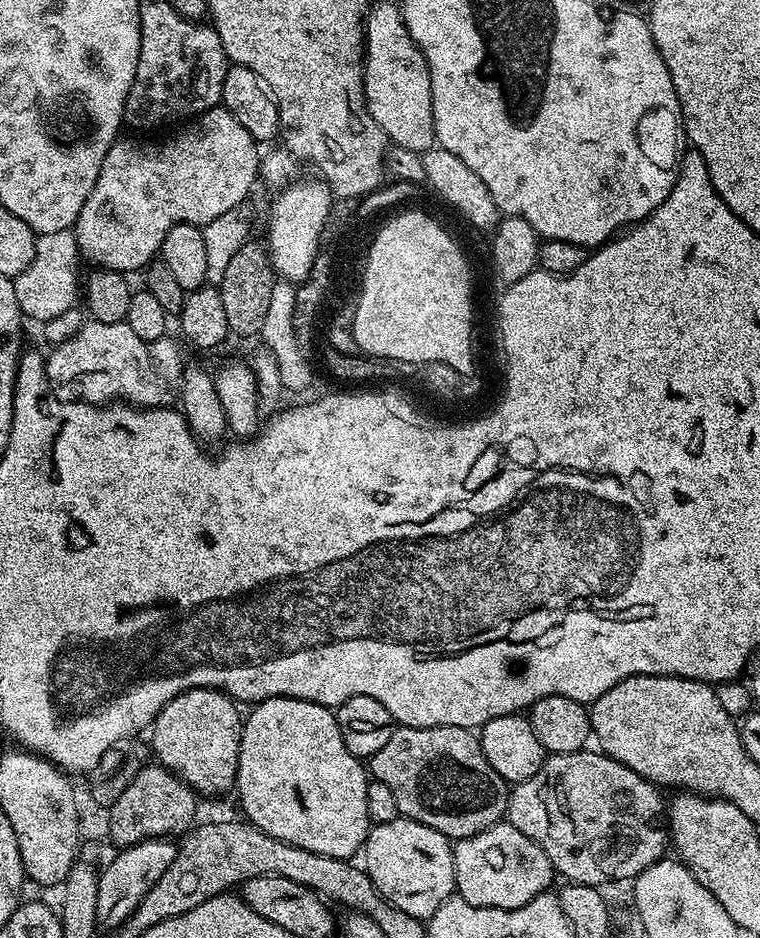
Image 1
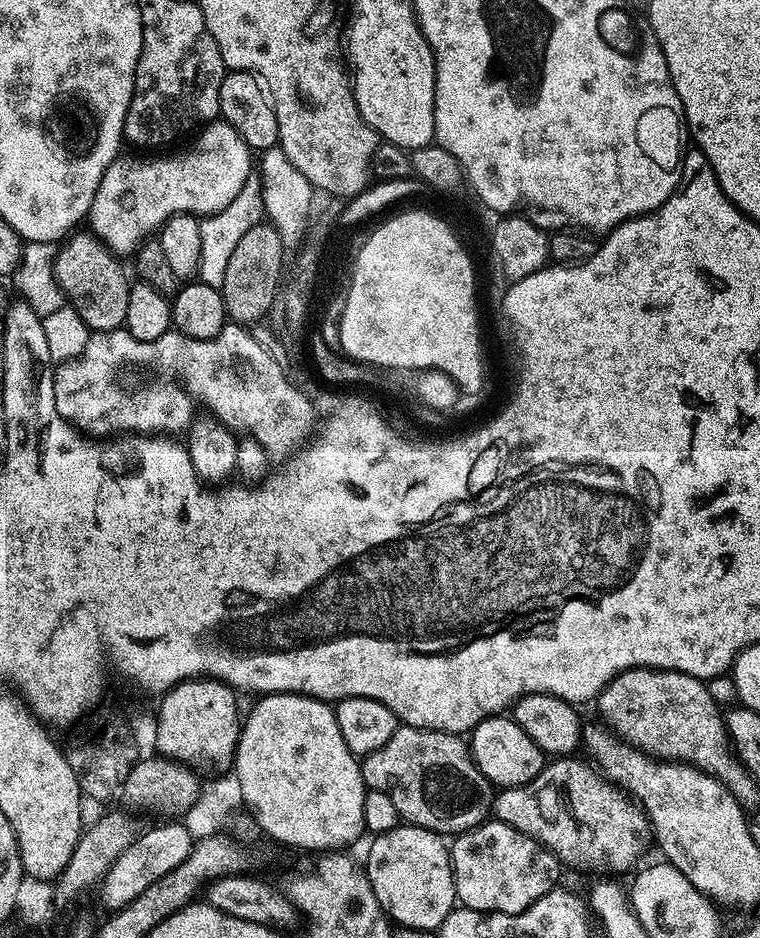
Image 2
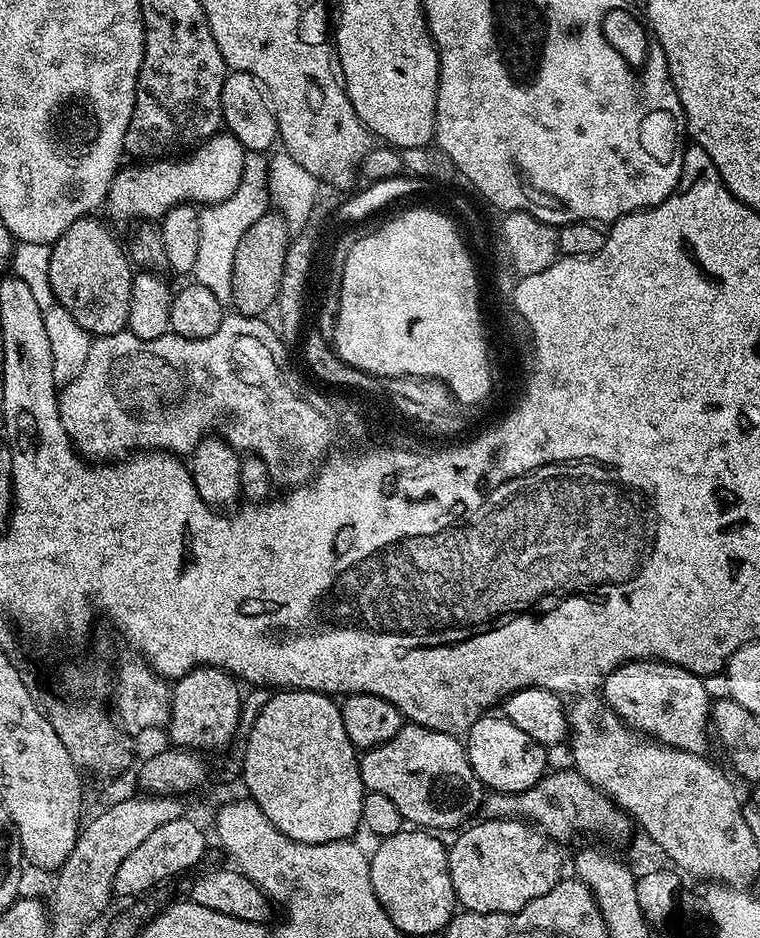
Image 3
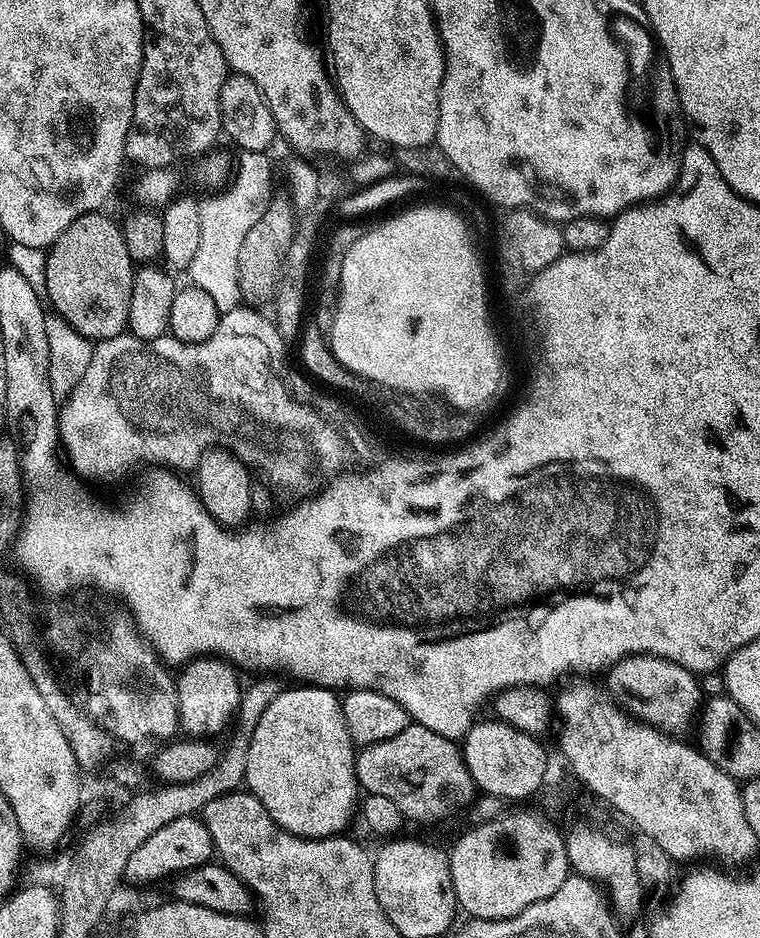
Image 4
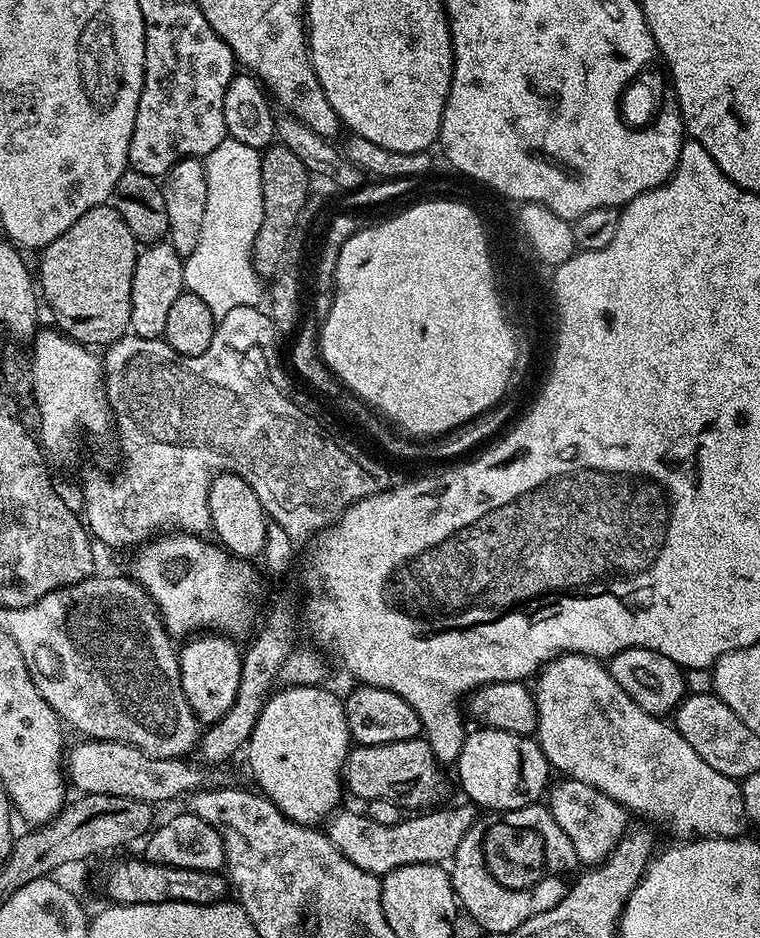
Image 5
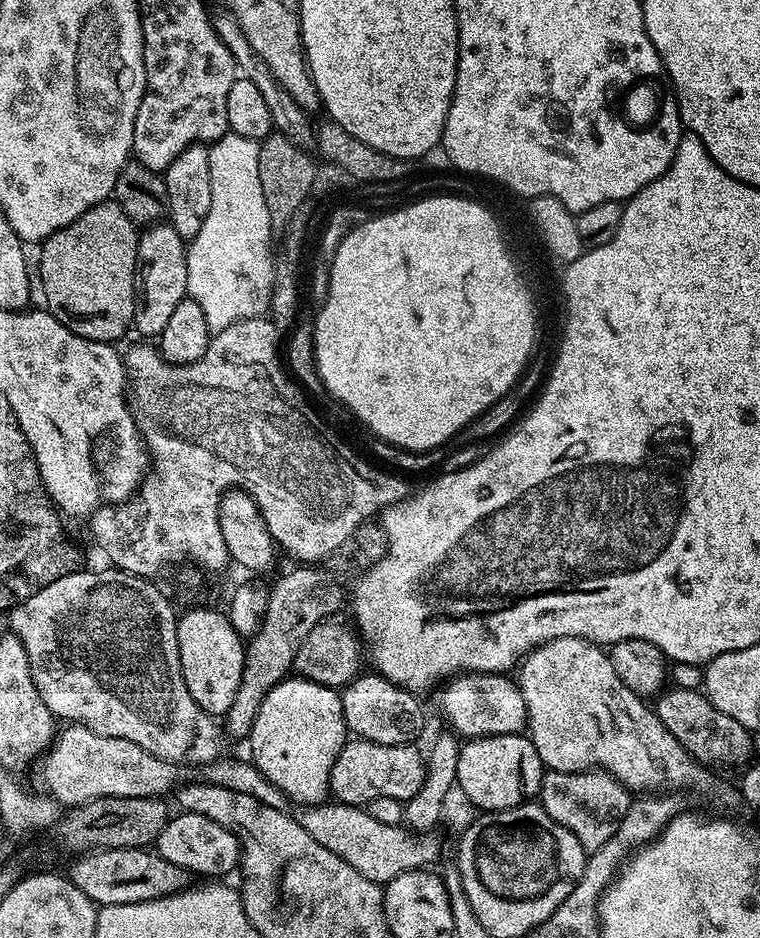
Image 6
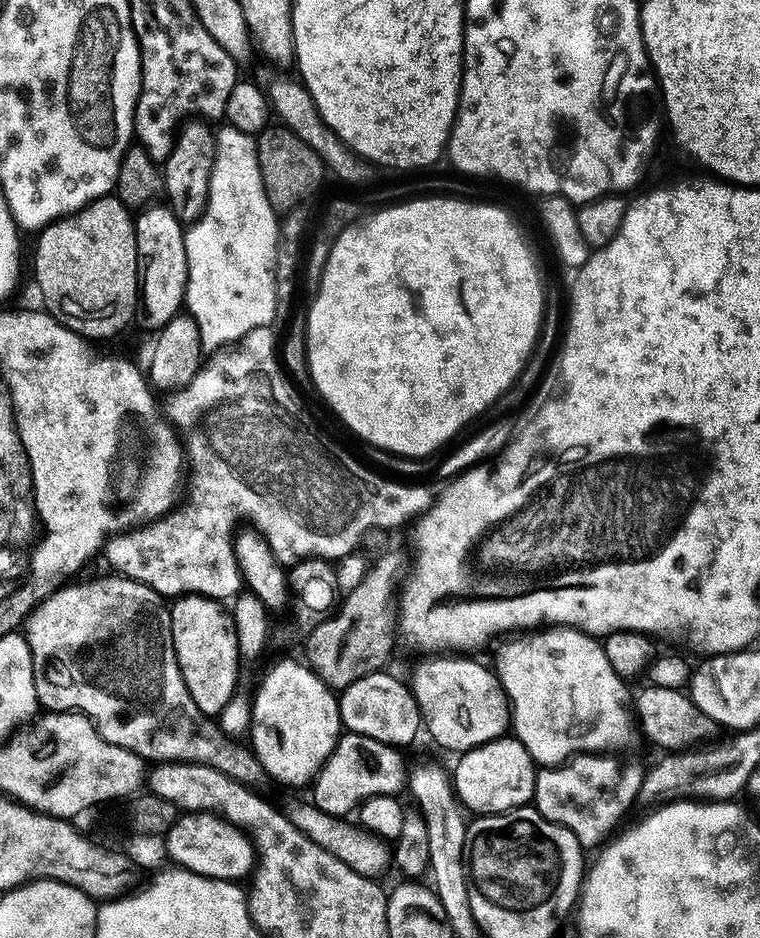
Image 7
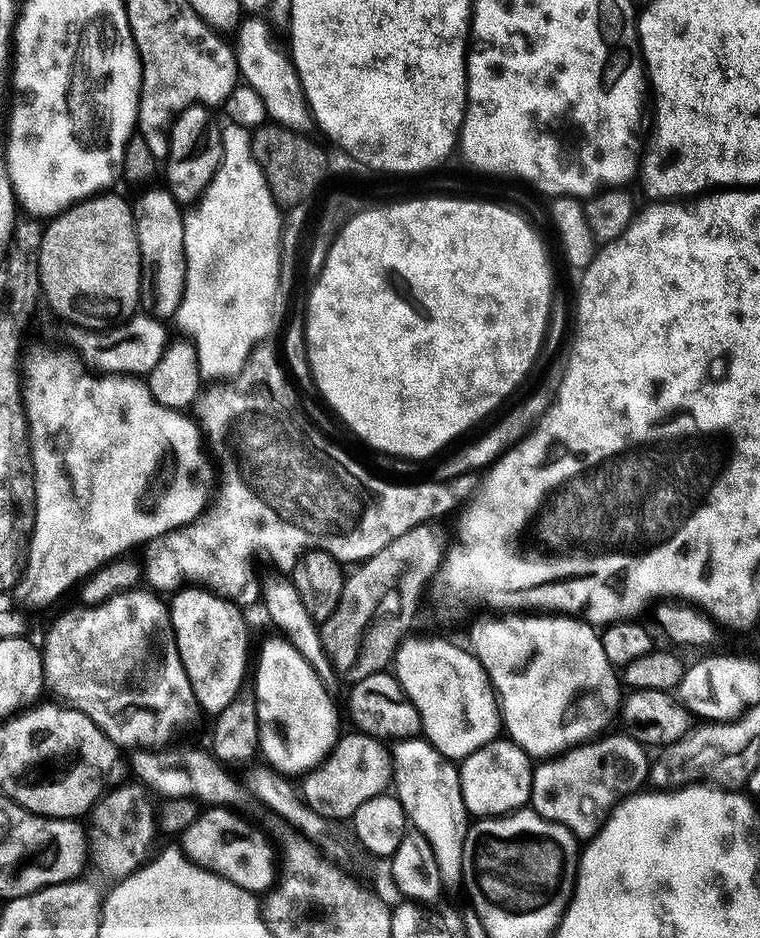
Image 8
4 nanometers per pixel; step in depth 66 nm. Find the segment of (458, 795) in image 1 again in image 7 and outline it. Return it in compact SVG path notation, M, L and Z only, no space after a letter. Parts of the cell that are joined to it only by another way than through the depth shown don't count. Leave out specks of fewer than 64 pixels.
M345 731L310 785L311 802L318 810L347 817L370 798L396 796L400 791L403 793L406 788L406 768L404 772L404 760L400 757L400 752L399 747Z

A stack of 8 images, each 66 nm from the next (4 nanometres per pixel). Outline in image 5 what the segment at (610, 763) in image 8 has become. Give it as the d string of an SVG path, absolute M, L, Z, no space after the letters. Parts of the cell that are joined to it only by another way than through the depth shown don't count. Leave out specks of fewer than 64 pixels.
M560 778L555 784L556 781L547 789L546 807L552 813L554 822L562 826L562 834L570 838L570 846L574 846L577 861L584 866L603 862L630 827L628 809L586 782Z

